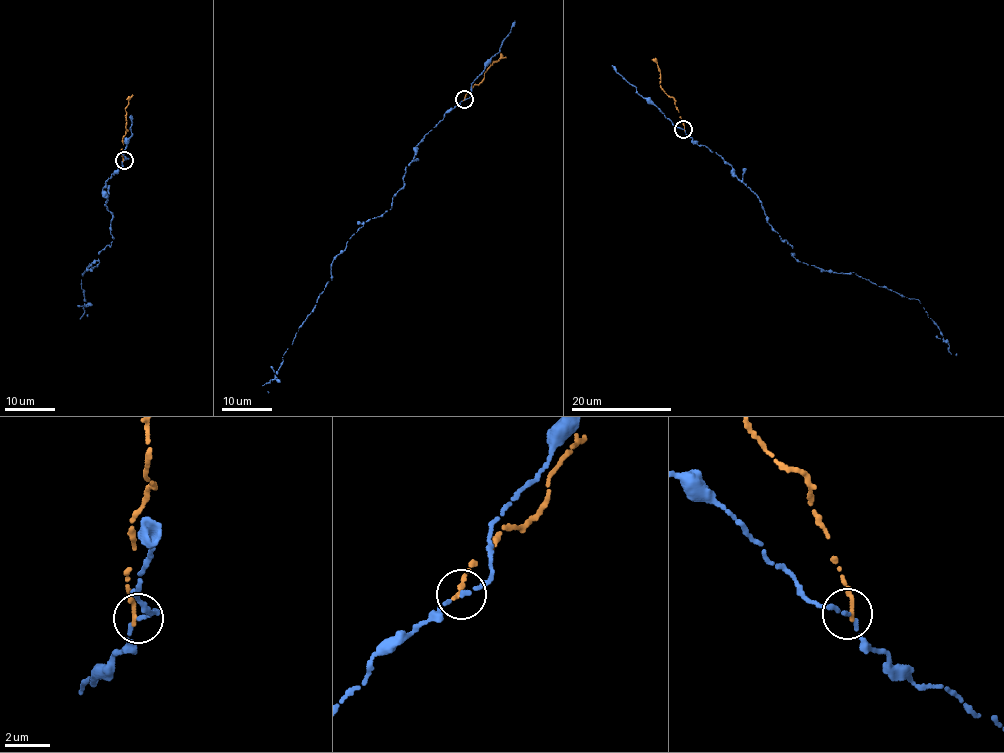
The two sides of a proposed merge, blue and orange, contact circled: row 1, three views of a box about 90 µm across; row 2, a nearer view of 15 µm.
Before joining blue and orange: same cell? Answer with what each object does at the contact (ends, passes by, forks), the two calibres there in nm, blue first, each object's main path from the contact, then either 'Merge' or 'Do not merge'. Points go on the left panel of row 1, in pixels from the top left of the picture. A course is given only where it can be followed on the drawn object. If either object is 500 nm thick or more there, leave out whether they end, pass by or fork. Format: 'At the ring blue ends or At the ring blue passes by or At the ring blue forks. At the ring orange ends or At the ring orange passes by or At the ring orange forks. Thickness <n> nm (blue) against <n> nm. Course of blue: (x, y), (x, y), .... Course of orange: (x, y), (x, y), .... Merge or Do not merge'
At the ring blue ends. At the ring orange ends. Thickness 240 nm (blue) against 180 nm. Course of blue: (124, 159), (102, 188), (114, 238), (97, 266), (86, 270), (91, 262), (82, 273), (81, 317), (88, 314). Course of orange: (123, 159), (125, 108), (133, 95). Do not merge

